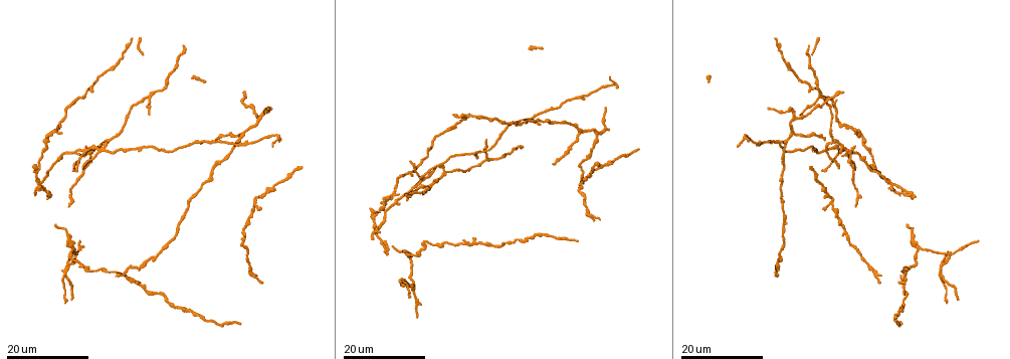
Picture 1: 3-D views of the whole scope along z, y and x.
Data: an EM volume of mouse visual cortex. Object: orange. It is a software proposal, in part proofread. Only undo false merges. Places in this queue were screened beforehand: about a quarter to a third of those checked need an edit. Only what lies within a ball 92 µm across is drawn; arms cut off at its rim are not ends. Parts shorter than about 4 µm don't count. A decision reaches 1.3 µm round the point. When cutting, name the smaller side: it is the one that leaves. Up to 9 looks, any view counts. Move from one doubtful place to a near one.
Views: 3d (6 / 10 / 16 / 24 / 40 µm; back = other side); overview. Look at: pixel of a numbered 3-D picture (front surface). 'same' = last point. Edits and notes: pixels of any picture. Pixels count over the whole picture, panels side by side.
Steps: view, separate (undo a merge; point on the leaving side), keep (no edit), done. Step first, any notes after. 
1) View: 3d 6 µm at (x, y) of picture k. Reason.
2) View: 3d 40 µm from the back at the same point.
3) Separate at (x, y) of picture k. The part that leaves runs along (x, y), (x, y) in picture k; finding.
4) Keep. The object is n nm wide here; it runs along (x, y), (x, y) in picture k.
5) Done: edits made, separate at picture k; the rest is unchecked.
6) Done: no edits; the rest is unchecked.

View: 3d 24 µm at (410, 257) of picture 1. Thin arm on a thick one.

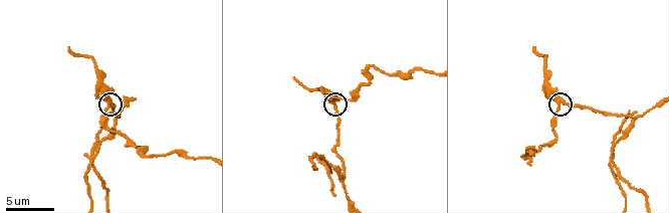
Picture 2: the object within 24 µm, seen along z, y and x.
View: 3d 6 µm at (336, 104) of picture 2.

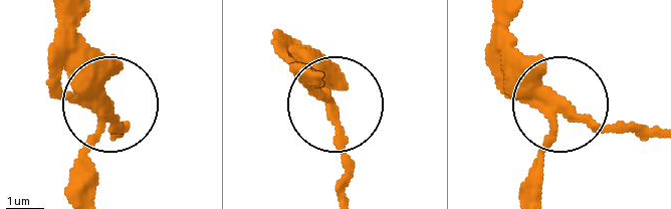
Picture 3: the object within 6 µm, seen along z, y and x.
Separate at (338, 113) of picture 3. 3 arms meet here; the part that leaves runs along (526, 84), (610, 124), (648, 124) in picture 3; a second cell is stuck on.

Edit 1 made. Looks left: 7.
View: overview. See it whole again.

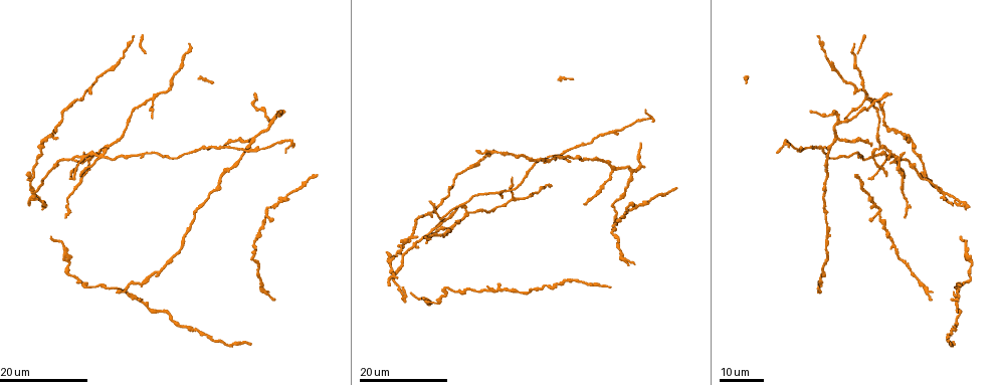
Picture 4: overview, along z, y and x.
View: 3d 24 µm at (864, 89) of picture 4. Thick turns thin.

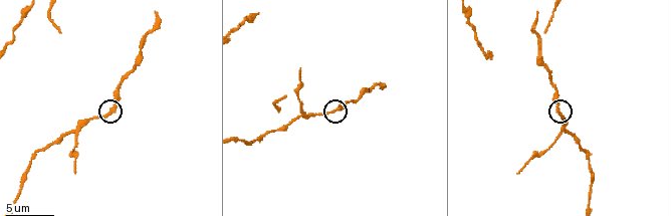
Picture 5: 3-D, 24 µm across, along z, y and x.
View: 3d 6 µm at (114, 110) of picture 5.

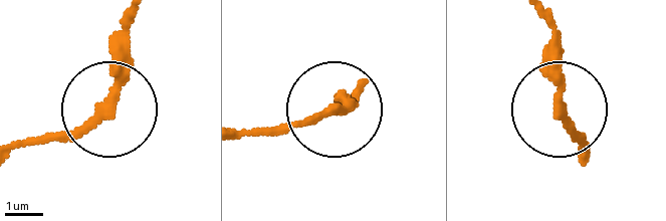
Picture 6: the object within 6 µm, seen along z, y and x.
Keep. It runs along (586, 152), (557, 100), (550, 18) in picture 6; all the same cell.

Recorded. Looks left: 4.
View: 3d 16 µm at (872, 157) of picture 4. Four arms meet.

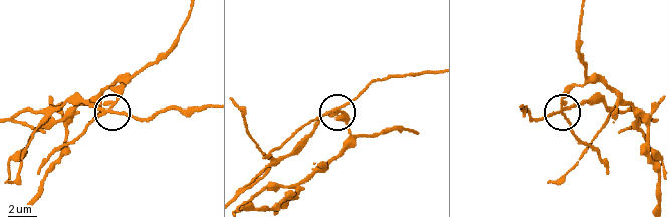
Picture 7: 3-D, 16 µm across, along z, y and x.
View: 3d 6 µm at (561, 109) of picture 7. Closer look.

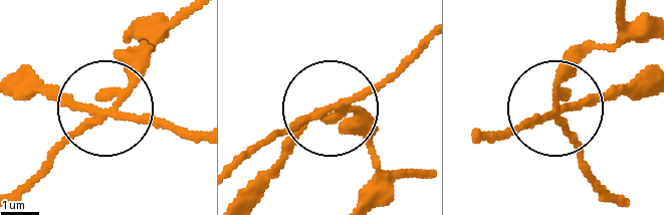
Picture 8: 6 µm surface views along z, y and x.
Separate at (61, 103) of picture 8. 4 arms meet here; the part that leaves runs along (104, 116), (50, 96), (11, 96) in picture 8; a second cell is stuck on.

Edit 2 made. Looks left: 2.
Done: edits made, separate at picture 3, separate at picture 8; the rest is unchecked.

